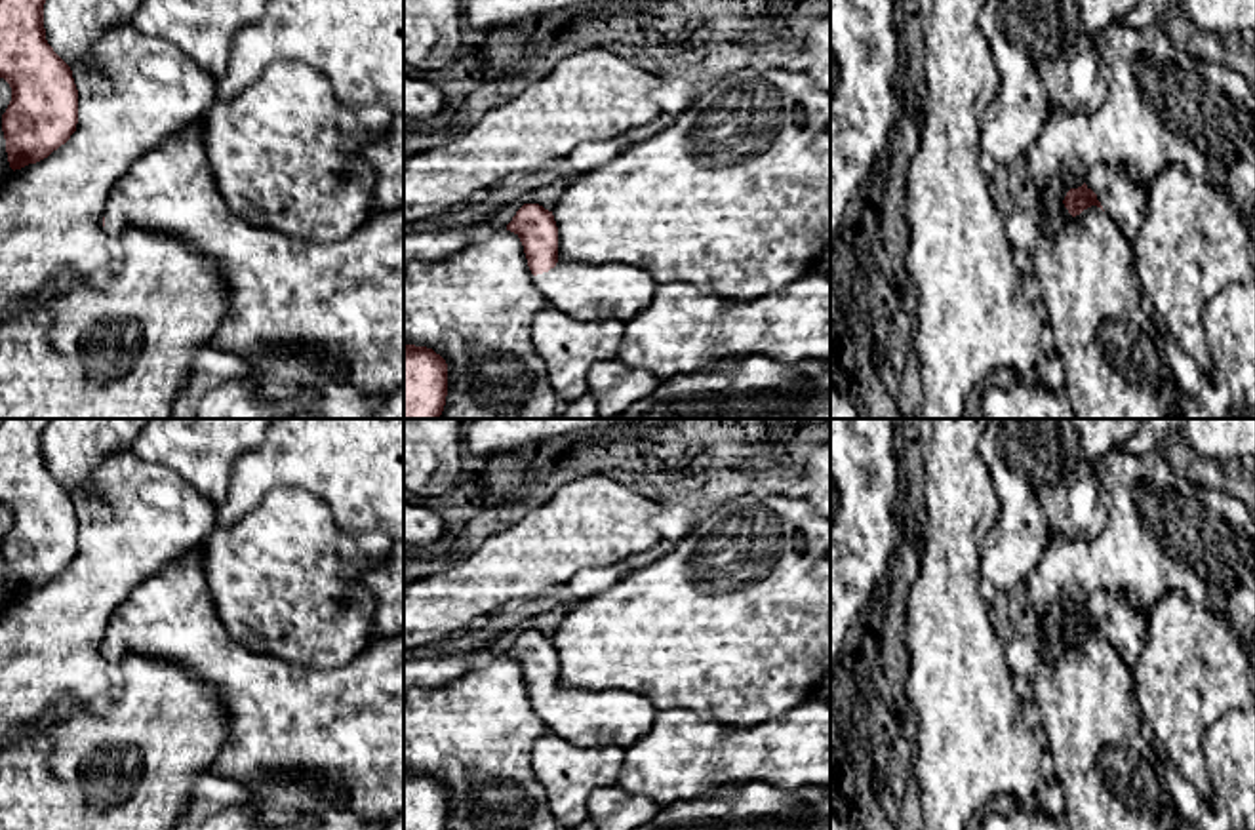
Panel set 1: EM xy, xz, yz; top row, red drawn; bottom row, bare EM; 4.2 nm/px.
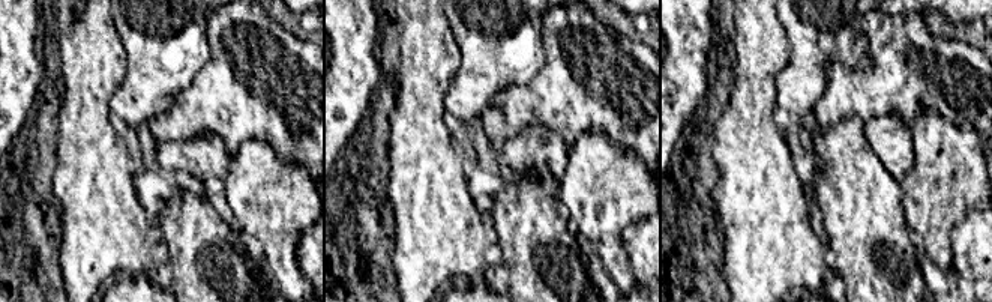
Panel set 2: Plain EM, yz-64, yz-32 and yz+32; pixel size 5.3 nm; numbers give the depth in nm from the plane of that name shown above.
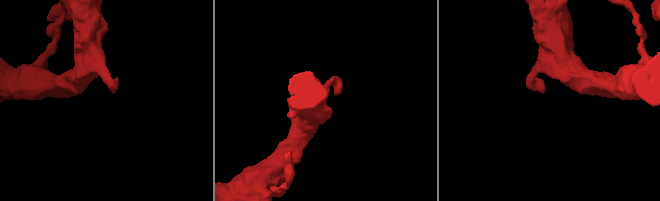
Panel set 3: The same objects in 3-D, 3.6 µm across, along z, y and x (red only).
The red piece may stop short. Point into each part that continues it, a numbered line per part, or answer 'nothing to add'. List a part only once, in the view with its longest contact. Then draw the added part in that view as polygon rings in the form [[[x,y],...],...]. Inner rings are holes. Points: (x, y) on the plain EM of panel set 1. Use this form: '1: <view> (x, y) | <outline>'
1: yz (1122, 623) | [[[1097,590],[1086,598],[1086,611],[1127,668],[1135,668],[1146,642],[1146,615],[1124,594]]]

